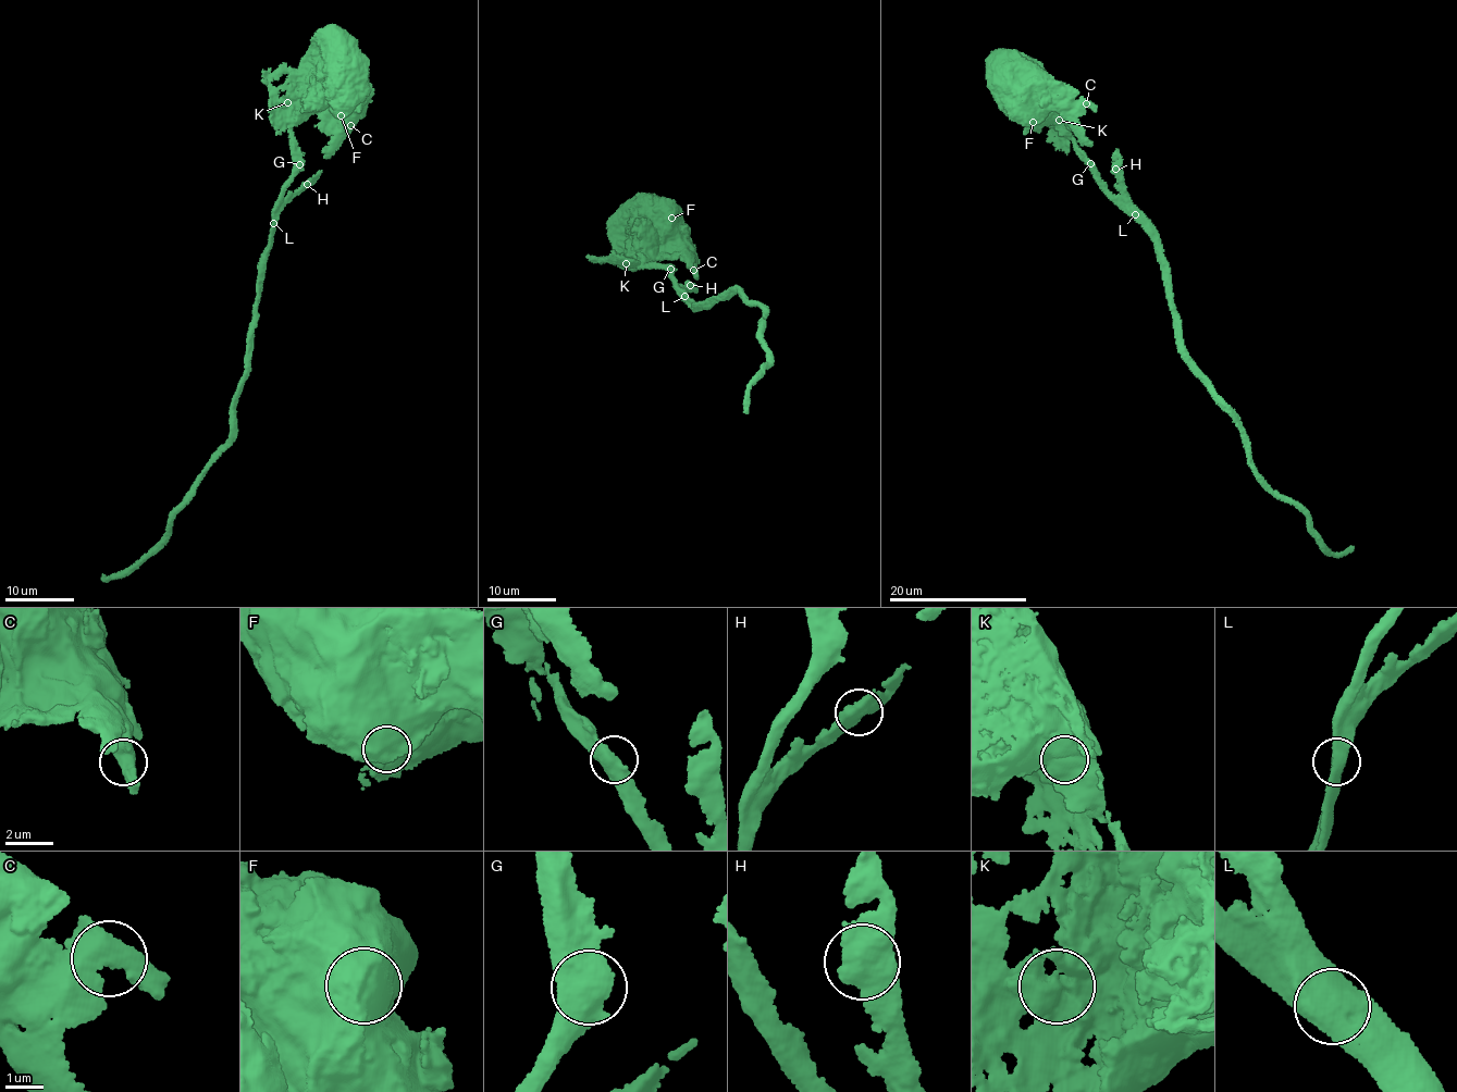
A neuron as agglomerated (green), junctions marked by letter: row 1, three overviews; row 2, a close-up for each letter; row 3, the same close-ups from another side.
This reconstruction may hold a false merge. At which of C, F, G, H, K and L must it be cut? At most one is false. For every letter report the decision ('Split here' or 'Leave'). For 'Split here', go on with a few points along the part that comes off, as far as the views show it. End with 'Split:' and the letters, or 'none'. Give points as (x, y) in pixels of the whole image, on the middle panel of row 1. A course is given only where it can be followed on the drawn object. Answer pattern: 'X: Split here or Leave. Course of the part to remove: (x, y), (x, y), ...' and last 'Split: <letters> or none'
C: Leave
F: Leave
G: Leave
H: Leave
K: Leave
L: Leave
Split: none

